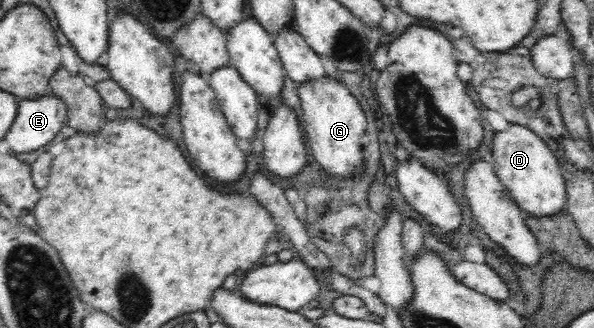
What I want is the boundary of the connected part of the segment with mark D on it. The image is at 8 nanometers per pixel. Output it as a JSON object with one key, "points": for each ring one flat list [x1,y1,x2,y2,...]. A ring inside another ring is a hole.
{"points":[[510,121,506,130,494,131,492,142,494,170,524,212,549,215,565,208,565,181,559,158,536,131]]}

